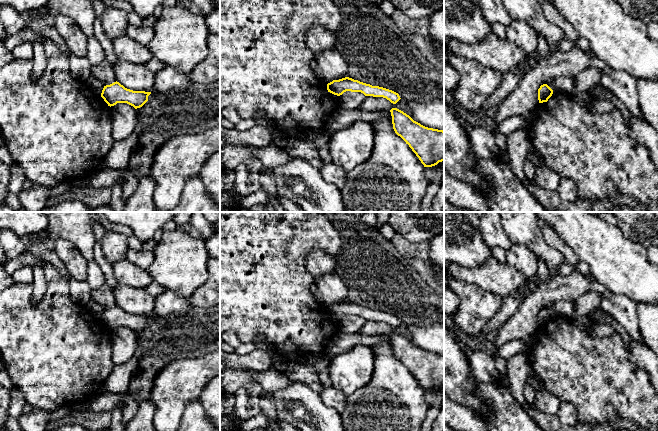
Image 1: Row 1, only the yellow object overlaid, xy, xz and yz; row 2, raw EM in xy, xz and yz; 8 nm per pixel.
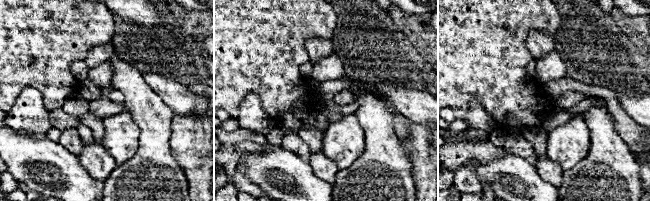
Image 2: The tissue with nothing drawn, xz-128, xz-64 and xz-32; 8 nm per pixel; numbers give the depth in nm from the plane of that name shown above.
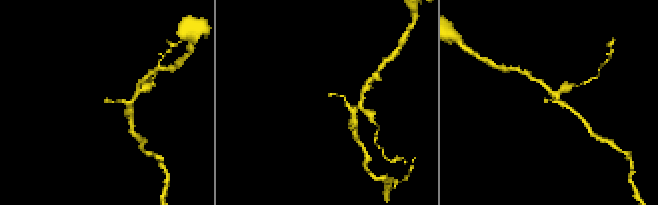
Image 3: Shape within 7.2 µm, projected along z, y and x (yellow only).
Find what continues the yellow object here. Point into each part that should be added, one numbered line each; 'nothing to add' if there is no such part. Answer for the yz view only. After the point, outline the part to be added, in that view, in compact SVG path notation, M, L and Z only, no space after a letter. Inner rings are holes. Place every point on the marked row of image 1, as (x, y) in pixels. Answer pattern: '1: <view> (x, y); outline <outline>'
nothing to add

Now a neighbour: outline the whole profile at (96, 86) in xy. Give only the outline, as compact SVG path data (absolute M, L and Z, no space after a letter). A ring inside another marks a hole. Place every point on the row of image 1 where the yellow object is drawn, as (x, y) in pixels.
M91 74L88 80L86 81L86 83L91 89L93 94L97 96L101 96L102 90L104 88L104 84L99 79L97 79Z

